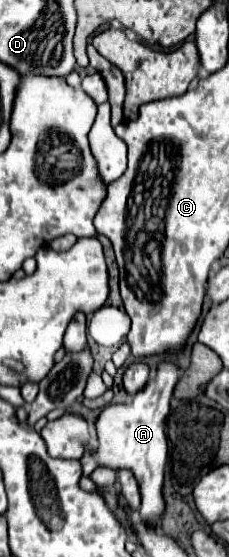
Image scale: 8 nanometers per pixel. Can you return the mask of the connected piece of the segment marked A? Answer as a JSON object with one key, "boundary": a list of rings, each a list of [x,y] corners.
{"boundary":[[[161,361],[157,367],[157,375],[151,381],[147,381],[147,385],[137,395],[133,395],[133,403],[103,407],[95,421],[97,447],[81,457],[83,475],[93,473],[97,467],[109,467],[113,471],[131,469],[133,477],[139,481],[139,493],[141,493],[139,517],[149,527],[157,527],[165,511],[161,493],[163,473],[167,463],[165,419],[169,415],[169,401],[177,379],[179,379],[179,365],[171,361]]]}

